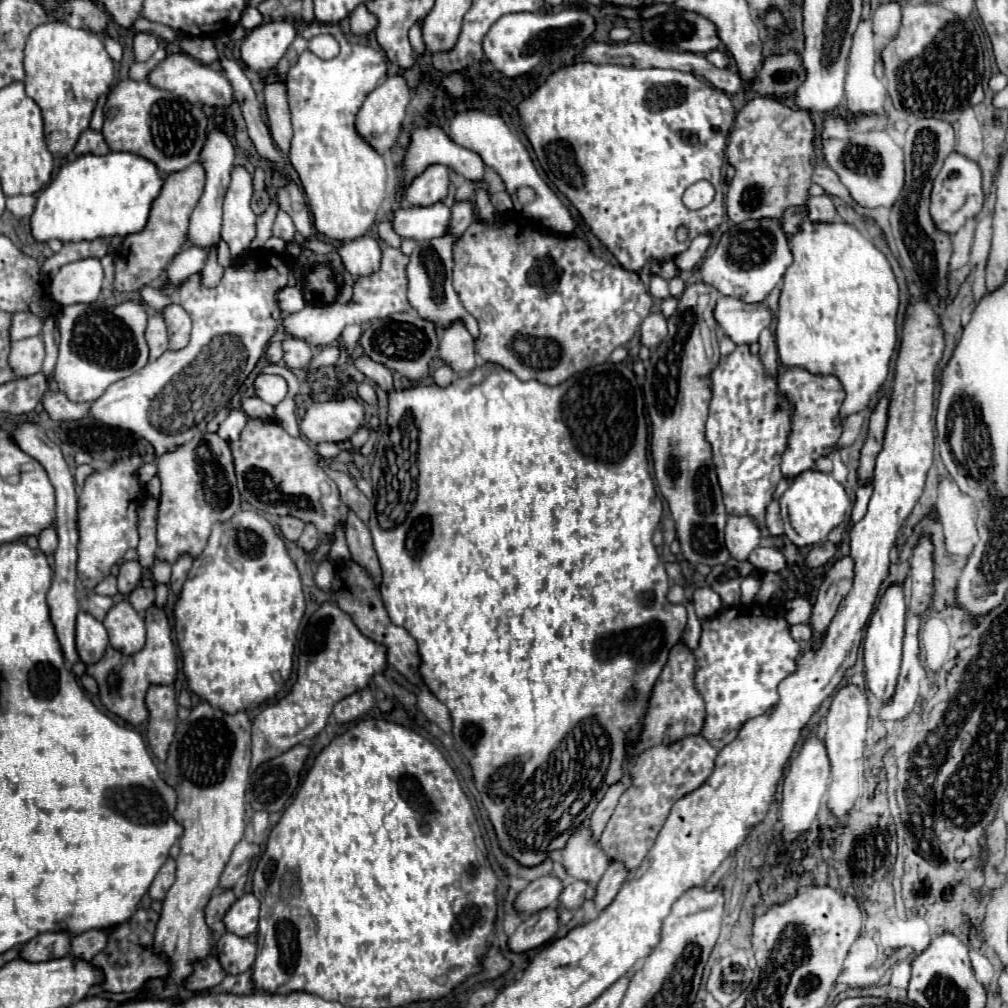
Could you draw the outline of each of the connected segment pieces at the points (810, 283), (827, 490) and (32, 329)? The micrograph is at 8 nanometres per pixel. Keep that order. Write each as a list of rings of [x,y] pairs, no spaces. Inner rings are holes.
[[[809,218],[803,220],[801,230],[789,238],[789,246],[793,252],[793,264],[787,268],[785,278],[783,278],[783,288],[781,288],[781,298],[779,298],[778,314],[776,316],[777,327],[775,330],[775,341],[777,345],[778,358],[789,368],[803,368],[811,374],[825,374],[825,376],[835,376],[841,382],[841,388],[845,390],[845,400],[839,410],[839,418],[847,418],[855,412],[861,412],[869,406],[871,396],[877,394],[887,378],[889,372],[889,360],[895,353],[897,347],[896,317],[899,308],[899,286],[893,276],[893,270],[889,266],[889,260],[885,258],[883,252],[879,252],[869,238],[865,238],[857,228],[845,224],[845,222],[833,222],[833,224],[815,224]]]
[[[819,470],[801,472],[791,482],[791,486],[783,492],[779,504],[781,511],[785,512],[783,514],[786,514],[791,528],[795,530],[795,534],[791,536],[791,542],[797,546],[813,546],[813,544],[825,540],[827,534],[845,520],[847,510],[851,508],[851,500],[847,496],[847,492],[843,490],[843,486],[831,474],[823,474]]]
[[[17,312],[11,318],[11,328],[9,328],[9,338],[11,340],[23,340],[23,338],[31,338],[37,336],[41,332],[43,322],[31,314],[31,312]]]

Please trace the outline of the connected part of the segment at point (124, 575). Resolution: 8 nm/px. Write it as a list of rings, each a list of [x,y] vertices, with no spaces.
[[[137,560],[125,562],[125,564],[119,568],[119,576],[117,576],[119,594],[127,596],[133,588],[139,586],[139,580],[141,580],[141,566],[139,566],[139,562],[137,562]]]

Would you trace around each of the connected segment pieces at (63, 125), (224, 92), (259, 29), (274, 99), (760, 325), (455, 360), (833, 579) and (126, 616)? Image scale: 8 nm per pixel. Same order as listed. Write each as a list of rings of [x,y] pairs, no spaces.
[[[49,20],[37,26],[27,40],[25,74],[25,90],[43,112],[49,152],[67,156],[75,148],[79,134],[89,128],[99,96],[109,92],[115,78],[115,64],[105,52],[103,38],[91,30]]]
[[[175,52],[175,54],[167,54],[147,76],[147,80],[151,82],[151,86],[161,88],[161,90],[169,90],[175,92],[177,96],[183,96],[187,100],[191,100],[191,104],[209,104],[209,106],[229,106],[233,102],[233,92],[231,92],[231,82],[207,68],[205,64],[201,64],[199,60],[193,60],[189,54],[183,52]]]
[[[279,20],[255,26],[241,44],[241,60],[253,70],[261,72],[263,68],[275,66],[283,54],[287,52],[289,44],[297,36],[297,26]]]
[[[281,82],[265,86],[265,110],[267,110],[267,118],[269,118],[269,130],[271,130],[271,136],[277,144],[277,148],[283,154],[289,152],[289,144],[293,138],[291,116],[289,116],[285,92],[287,90]]]
[[[721,296],[715,308],[715,320],[735,344],[753,344],[761,330],[771,324],[773,314],[765,302],[747,304],[739,298]]]
[[[463,320],[451,322],[443,330],[443,338],[439,342],[439,356],[459,374],[471,372],[475,364],[475,346],[473,336],[467,332]]]
[[[839,558],[823,578],[823,584],[817,592],[817,602],[813,606],[813,616],[809,624],[813,626],[813,646],[819,646],[819,636],[827,632],[827,624],[837,612],[839,602],[849,594],[853,584],[853,558]]]
[[[127,600],[117,602],[105,616],[103,626],[109,632],[109,642],[123,654],[135,654],[145,644],[145,624]]]

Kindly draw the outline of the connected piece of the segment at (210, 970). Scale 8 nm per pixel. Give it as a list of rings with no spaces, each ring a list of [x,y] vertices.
[[[207,956],[207,960],[201,960],[195,964],[195,970],[187,982],[187,988],[193,992],[203,992],[209,988],[215,988],[225,978],[225,970],[217,956]]]

